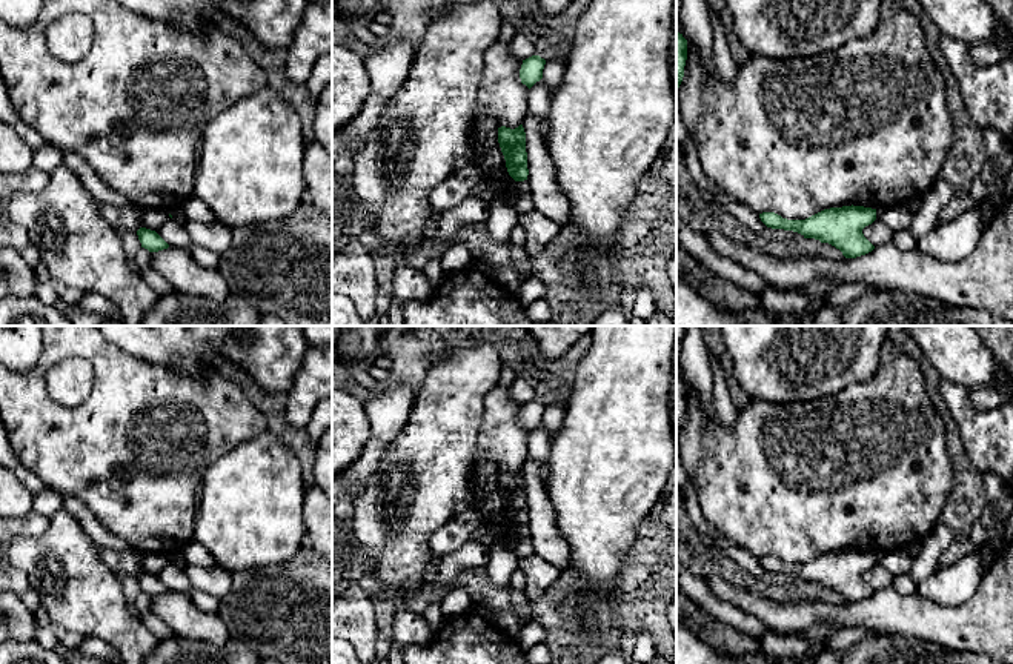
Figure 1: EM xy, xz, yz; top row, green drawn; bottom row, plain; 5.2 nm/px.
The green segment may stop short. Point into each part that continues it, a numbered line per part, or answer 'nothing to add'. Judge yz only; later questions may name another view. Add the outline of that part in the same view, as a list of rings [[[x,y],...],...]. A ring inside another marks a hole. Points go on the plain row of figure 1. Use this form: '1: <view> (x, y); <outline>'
nothing to add

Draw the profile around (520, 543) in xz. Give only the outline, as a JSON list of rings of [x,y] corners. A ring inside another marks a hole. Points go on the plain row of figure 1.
[[[516,526],[513,533],[506,540],[506,546],[518,561],[530,556],[533,553],[533,544],[529,526]]]

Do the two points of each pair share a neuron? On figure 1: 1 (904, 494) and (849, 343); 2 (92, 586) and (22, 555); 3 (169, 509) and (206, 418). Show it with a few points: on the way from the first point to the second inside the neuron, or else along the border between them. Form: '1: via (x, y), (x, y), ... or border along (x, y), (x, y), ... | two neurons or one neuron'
1: border along (881, 349), (880, 368), (872, 377), (829, 394) | two neurons
2: via (77, 571), (49, 546), (40, 551) | one neuron
3: via (169, 486), (169, 458), (183, 441) | one neuron

